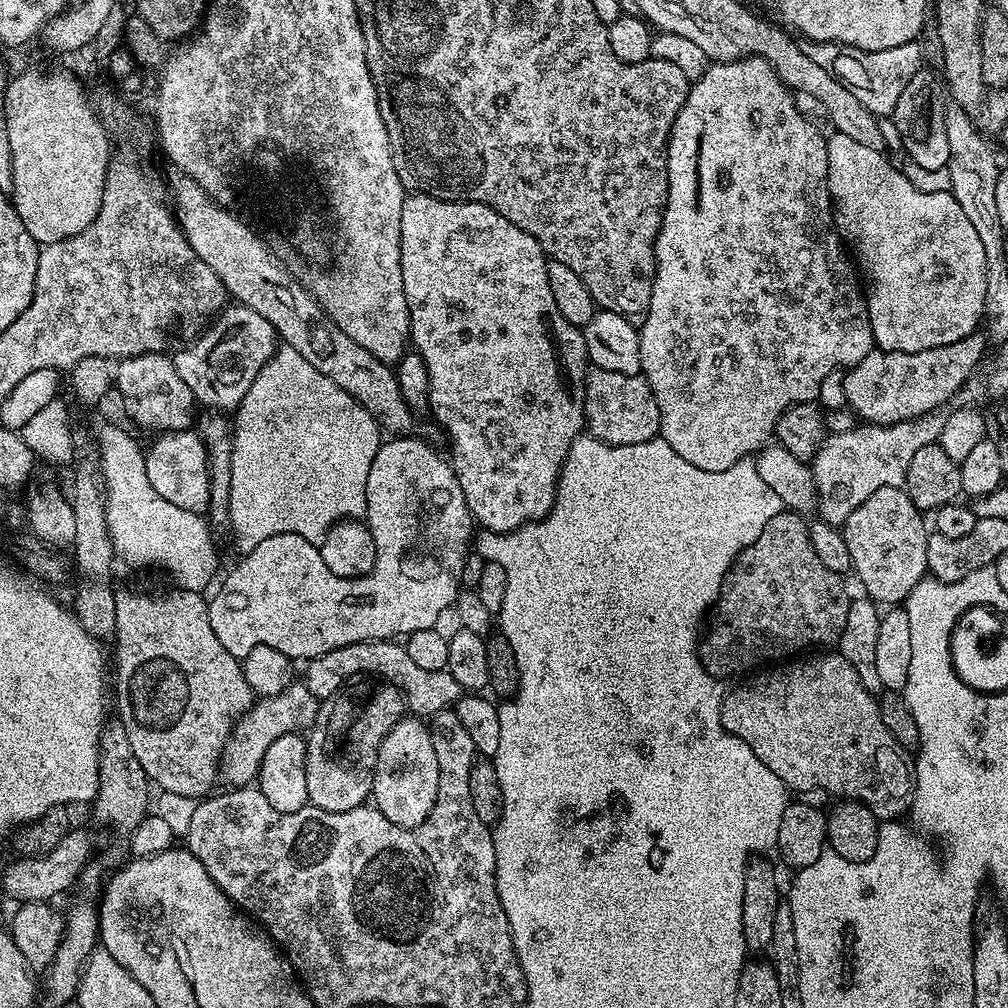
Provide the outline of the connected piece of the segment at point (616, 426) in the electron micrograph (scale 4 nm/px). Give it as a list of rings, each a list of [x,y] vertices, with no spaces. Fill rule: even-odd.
[[[592,368],[588,377],[584,379],[584,423],[591,435],[597,436],[599,440],[607,444],[634,446],[638,442],[650,442],[657,439],[660,434],[658,402],[643,375],[631,376],[630,374],[618,374],[612,370]]]

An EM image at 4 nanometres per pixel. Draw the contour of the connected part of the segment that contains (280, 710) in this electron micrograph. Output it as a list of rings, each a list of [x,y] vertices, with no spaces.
[[[293,682],[278,694],[257,699],[235,721],[232,734],[224,744],[224,750],[220,753],[219,779],[223,783],[225,780],[228,786],[251,785],[259,777],[262,758],[266,758],[266,750],[270,750],[274,738],[282,738],[282,734],[287,732],[311,729],[316,723],[317,711],[318,701],[303,682]]]

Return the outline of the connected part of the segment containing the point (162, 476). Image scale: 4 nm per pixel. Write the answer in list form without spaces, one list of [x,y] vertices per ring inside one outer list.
[[[199,431],[165,432],[153,440],[156,441],[144,452],[146,478],[150,478],[150,486],[154,486],[166,502],[182,506],[182,510],[207,513],[212,502],[212,487],[208,473],[208,451]]]

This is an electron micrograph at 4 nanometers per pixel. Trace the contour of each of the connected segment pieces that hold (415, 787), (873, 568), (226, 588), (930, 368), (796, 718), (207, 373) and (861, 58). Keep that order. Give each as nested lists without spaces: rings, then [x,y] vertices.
[[[405,718],[398,721],[382,738],[376,773],[372,775],[372,794],[374,807],[394,826],[413,828],[430,814],[438,794],[438,758],[434,754],[434,742],[429,725],[420,718]]]
[[[882,486],[882,490],[874,490],[850,518],[846,518],[842,531],[846,538],[846,547],[850,549],[852,559],[852,572],[860,579],[865,588],[867,599],[880,606],[900,606],[907,601],[908,596],[918,586],[920,580],[925,579],[928,572],[926,562],[926,542],[930,535],[930,528],[924,525],[925,513],[914,506],[907,491],[903,487]]]
[[[400,434],[395,438],[385,439],[381,443],[378,454],[374,454],[374,462],[370,466],[370,478],[366,478],[364,499],[366,501],[366,523],[372,532],[374,546],[376,547],[376,561],[365,576],[347,580],[338,574],[334,574],[328,569],[326,562],[322,562],[322,554],[319,547],[298,534],[274,534],[270,538],[258,542],[258,546],[254,546],[254,550],[243,553],[239,557],[240,561],[229,570],[228,577],[224,580],[224,585],[216,592],[216,597],[211,597],[208,600],[210,626],[214,626],[214,634],[218,634],[218,642],[222,642],[222,646],[226,646],[226,650],[230,650],[230,654],[243,658],[246,654],[250,654],[250,650],[254,650],[254,646],[270,646],[274,650],[286,654],[288,659],[293,662],[307,662],[316,656],[326,654],[330,650],[338,650],[342,646],[350,646],[354,642],[406,638],[414,630],[435,628],[441,623],[439,621],[440,615],[447,608],[449,611],[455,605],[456,596],[462,590],[460,582],[462,566],[465,558],[468,557],[470,545],[474,540],[474,531],[472,532],[474,521],[470,510],[466,506],[466,498],[462,495],[462,486],[458,486],[456,481],[456,475],[451,463],[445,457],[443,460],[426,441],[415,440],[414,437],[415,435],[412,434]]]
[[[977,330],[950,346],[921,352],[873,350],[843,373],[847,407],[866,424],[897,424],[943,409],[943,404],[971,381],[968,379],[984,356],[984,346],[985,333]]]
[[[824,650],[803,658],[785,659],[749,675],[745,684],[725,695],[720,707],[722,726],[730,734],[742,738],[742,742],[746,742],[756,757],[770,766],[770,770],[774,770],[774,774],[778,774],[793,793],[821,788],[824,792],[840,796],[836,798],[856,800],[866,805],[881,822],[903,817],[903,812],[905,815],[912,807],[913,765],[909,757],[908,760],[904,757],[907,756],[905,748],[896,741],[894,734],[890,734],[890,730],[886,730],[877,697],[862,686],[862,678],[853,675],[850,680],[853,689],[844,688],[843,672],[846,668],[841,660],[839,651]]]
[[[237,303],[225,307],[209,324],[212,325],[193,344],[174,352],[176,373],[190,386],[197,405],[205,404],[205,409],[228,414],[246,398],[250,382],[254,382],[258,370],[276,352],[278,337],[262,314]]]
[[[804,40],[800,48],[818,66],[830,70],[878,118],[891,117],[894,106],[898,106],[898,98],[902,90],[906,90],[906,84],[914,74],[921,71],[922,57],[921,45],[913,42],[902,46],[890,46],[890,50],[858,50],[849,44],[831,44],[830,42],[818,42],[817,40]]]

